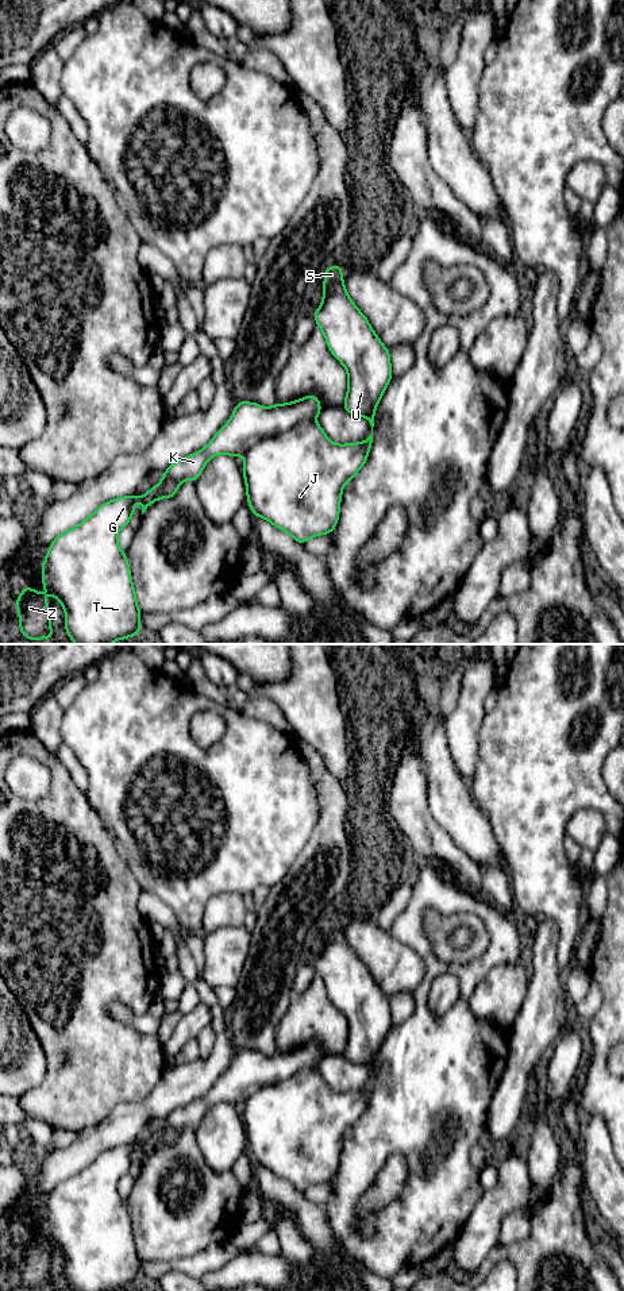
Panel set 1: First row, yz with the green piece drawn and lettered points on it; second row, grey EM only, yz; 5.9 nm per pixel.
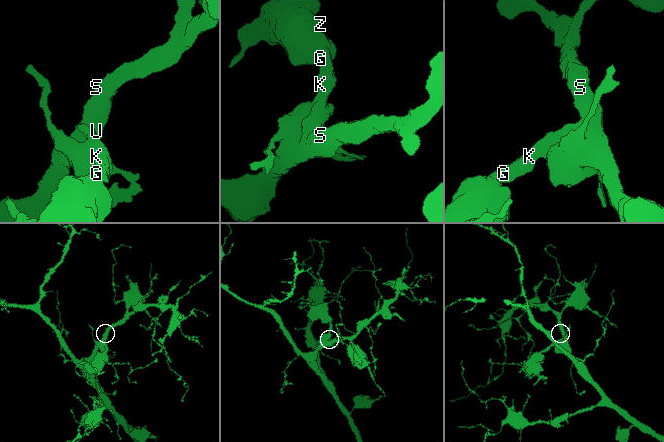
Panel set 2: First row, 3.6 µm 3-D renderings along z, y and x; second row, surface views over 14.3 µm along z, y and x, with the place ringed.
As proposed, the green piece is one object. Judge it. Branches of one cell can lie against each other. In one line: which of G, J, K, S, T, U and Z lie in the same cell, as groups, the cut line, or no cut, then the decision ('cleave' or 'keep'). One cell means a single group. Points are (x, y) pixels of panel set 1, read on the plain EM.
groups G J K S T U Z; cut none; keep

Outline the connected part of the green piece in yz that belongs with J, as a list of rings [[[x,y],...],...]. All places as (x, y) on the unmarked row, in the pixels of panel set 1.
[[[331,913],[323,922],[323,949],[317,959],[313,960],[316,974],[323,979],[331,1002],[347,1020],[348,1032],[343,1057],[351,1063],[367,1067],[371,1074],[371,1083],[361,1091],[332,1091],[319,1071],[313,1070],[321,1061],[321,1052],[315,1043],[290,1049],[289,1052],[276,1051],[271,1056],[265,1056],[257,1051],[240,1049],[235,1052],[234,1061],[228,1070],[215,1082],[212,1088],[203,1098],[172,1111],[165,1118],[163,1126],[140,1144],[142,1163],[154,1149],[174,1145],[184,1128],[196,1130],[212,1105],[224,1102],[236,1106],[238,1103],[243,1103],[247,1152],[254,1164],[262,1165],[276,1176],[285,1179],[300,1192],[304,1192],[315,1184],[332,1182],[339,1168],[342,1138],[367,1109],[373,1091],[375,1057],[393,1022],[390,1016],[390,999],[382,993],[366,964],[350,947],[343,932],[342,914]]]

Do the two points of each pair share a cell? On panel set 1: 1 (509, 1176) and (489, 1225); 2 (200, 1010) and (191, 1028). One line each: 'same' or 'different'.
1: same
2: same

